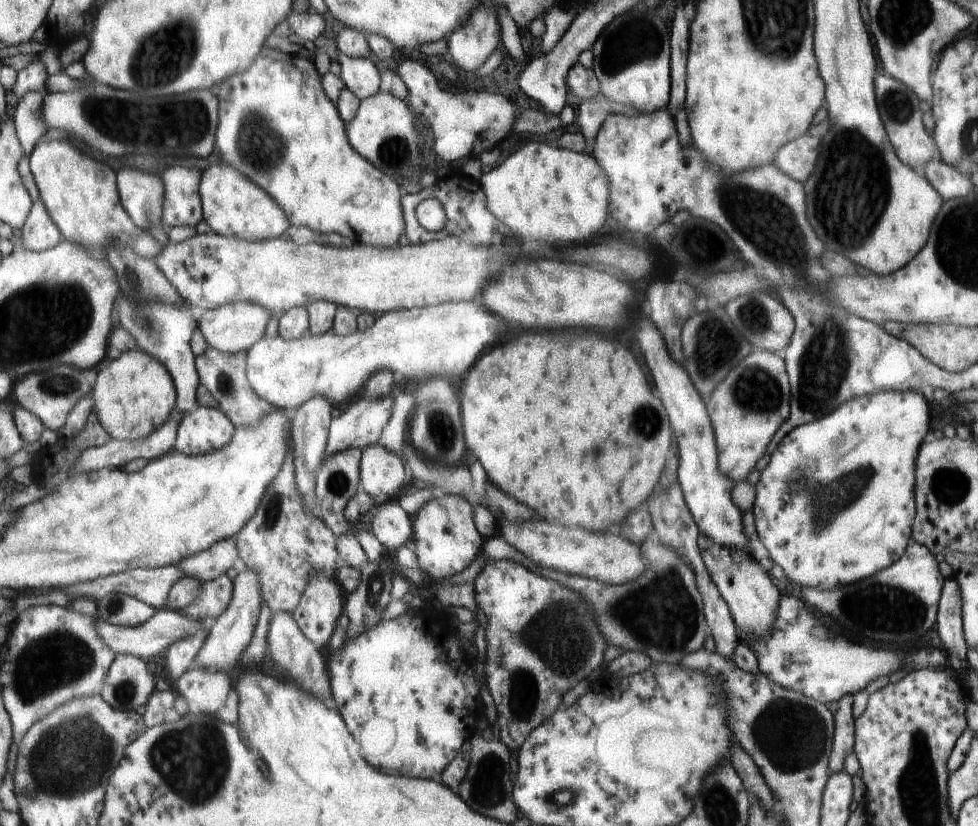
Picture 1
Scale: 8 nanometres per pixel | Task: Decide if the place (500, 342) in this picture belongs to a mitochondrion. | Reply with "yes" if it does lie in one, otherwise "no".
no

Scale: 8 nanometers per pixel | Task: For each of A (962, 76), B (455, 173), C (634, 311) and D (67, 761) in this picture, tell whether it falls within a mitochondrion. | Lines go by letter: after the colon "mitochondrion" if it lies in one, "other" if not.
A: other
B: other
C: other
D: mitochondrion

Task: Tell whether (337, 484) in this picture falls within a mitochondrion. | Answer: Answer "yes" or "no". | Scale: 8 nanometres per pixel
yes

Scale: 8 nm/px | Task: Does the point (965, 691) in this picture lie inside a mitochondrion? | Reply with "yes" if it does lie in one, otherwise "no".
no

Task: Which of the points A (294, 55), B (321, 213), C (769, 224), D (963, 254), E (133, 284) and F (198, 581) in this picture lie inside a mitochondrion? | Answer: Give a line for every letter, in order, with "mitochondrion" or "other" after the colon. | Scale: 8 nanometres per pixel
A: other
B: other
C: mitochondrion
D: mitochondrion
E: mitochondrion
F: other

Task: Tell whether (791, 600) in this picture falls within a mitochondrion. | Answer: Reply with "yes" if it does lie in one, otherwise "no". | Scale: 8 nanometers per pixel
no

